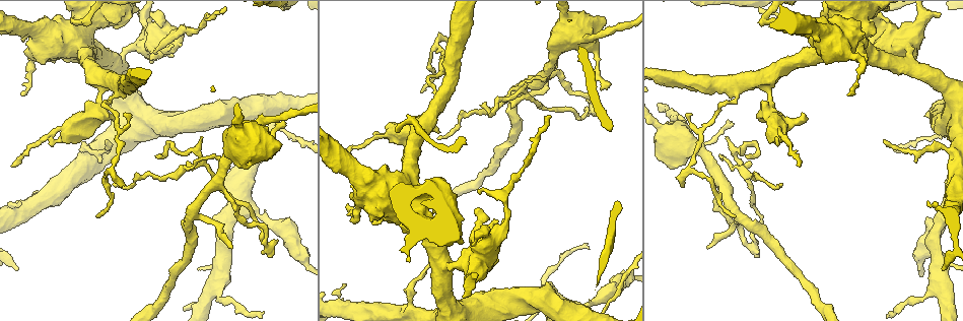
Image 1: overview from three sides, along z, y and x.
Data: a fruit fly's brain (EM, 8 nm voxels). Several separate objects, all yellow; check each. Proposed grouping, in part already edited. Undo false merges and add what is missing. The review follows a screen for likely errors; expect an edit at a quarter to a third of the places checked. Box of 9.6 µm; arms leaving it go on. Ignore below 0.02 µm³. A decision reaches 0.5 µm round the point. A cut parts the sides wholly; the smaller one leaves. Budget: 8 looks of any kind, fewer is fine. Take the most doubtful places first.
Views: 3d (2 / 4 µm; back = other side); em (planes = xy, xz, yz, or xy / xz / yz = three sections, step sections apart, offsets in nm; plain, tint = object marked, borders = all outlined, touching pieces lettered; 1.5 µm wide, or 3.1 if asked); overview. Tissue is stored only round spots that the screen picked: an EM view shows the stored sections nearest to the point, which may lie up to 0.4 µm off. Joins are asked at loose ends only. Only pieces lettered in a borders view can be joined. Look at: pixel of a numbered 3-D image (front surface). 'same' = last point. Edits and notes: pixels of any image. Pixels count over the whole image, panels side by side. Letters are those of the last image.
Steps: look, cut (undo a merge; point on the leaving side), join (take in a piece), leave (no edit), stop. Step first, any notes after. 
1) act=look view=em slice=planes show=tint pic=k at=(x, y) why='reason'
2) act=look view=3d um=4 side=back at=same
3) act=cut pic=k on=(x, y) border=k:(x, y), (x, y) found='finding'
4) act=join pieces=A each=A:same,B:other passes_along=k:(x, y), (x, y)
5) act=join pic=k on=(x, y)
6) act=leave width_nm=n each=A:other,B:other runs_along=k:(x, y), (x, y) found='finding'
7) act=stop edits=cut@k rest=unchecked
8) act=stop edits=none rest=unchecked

act=look view=em slice=planes show=borders pic=1 at=(110, 167) why='abrupt turn'

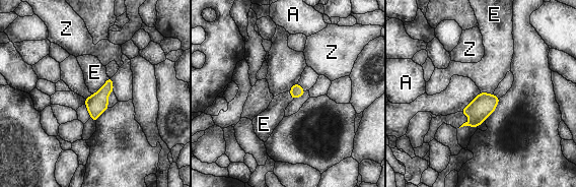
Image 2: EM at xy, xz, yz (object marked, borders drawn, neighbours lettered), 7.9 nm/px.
act=leave each=A:other,E:other,Z:other found='continuous, no second cell'

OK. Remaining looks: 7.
act=look view=3d um=2 pic=1 at=(802, 114) why='free end'

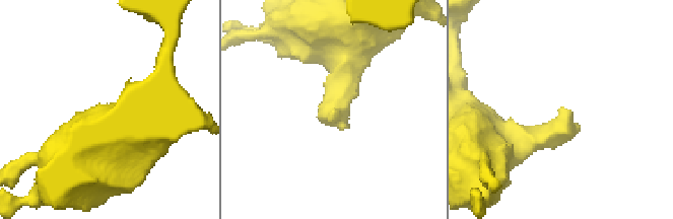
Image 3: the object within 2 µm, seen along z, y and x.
act=look view=em slice=planes show=borders pic=3 at=(331, 115) why='need the tissue'

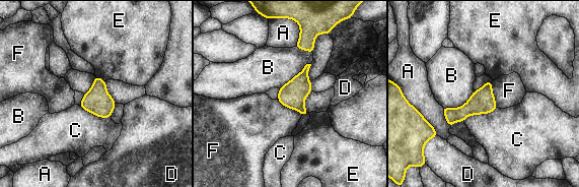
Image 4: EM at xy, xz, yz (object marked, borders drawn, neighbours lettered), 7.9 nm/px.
act=leave each=A:other,B:other,C:other,D:other,E:other,F:other border=4:(277, 100), (301, 115) found='none of them fits'

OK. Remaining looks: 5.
act=look view=3d um=4 pic=1 at=(421, 91) why='tapers out'

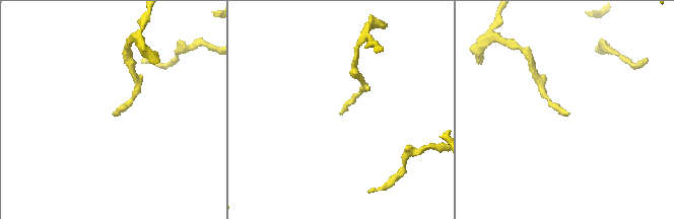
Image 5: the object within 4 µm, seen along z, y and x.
act=look view=em slice=xz step=4 show=borders pic=5 at=(568, 114) why='shape alone is not enough'

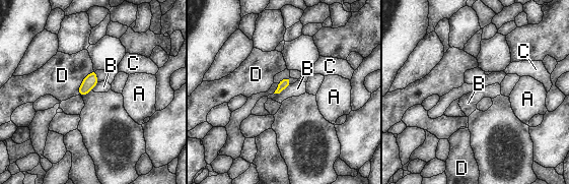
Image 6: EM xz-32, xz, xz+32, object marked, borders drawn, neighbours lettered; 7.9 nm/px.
act=look view=em slice=planes show=borders at=same why='another direction'

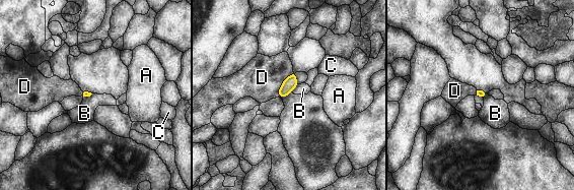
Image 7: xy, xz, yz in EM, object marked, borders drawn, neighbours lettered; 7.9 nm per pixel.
act=leave longest_contact=D:240nm each=A:other,B:other,C:other,D:other border=7:(297, 83), (291, 90) found='no lettered piece goes on from it'

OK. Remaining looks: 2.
act=stop edits=none rest=unchecked

